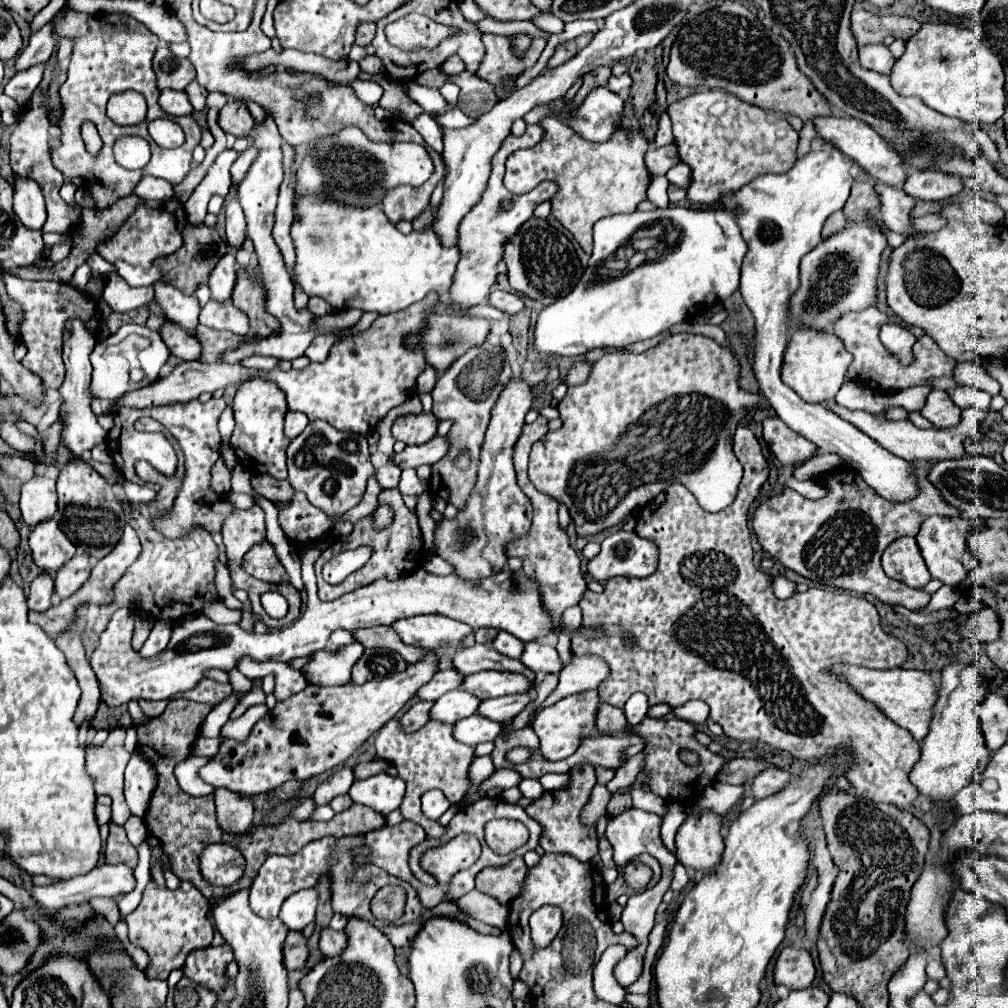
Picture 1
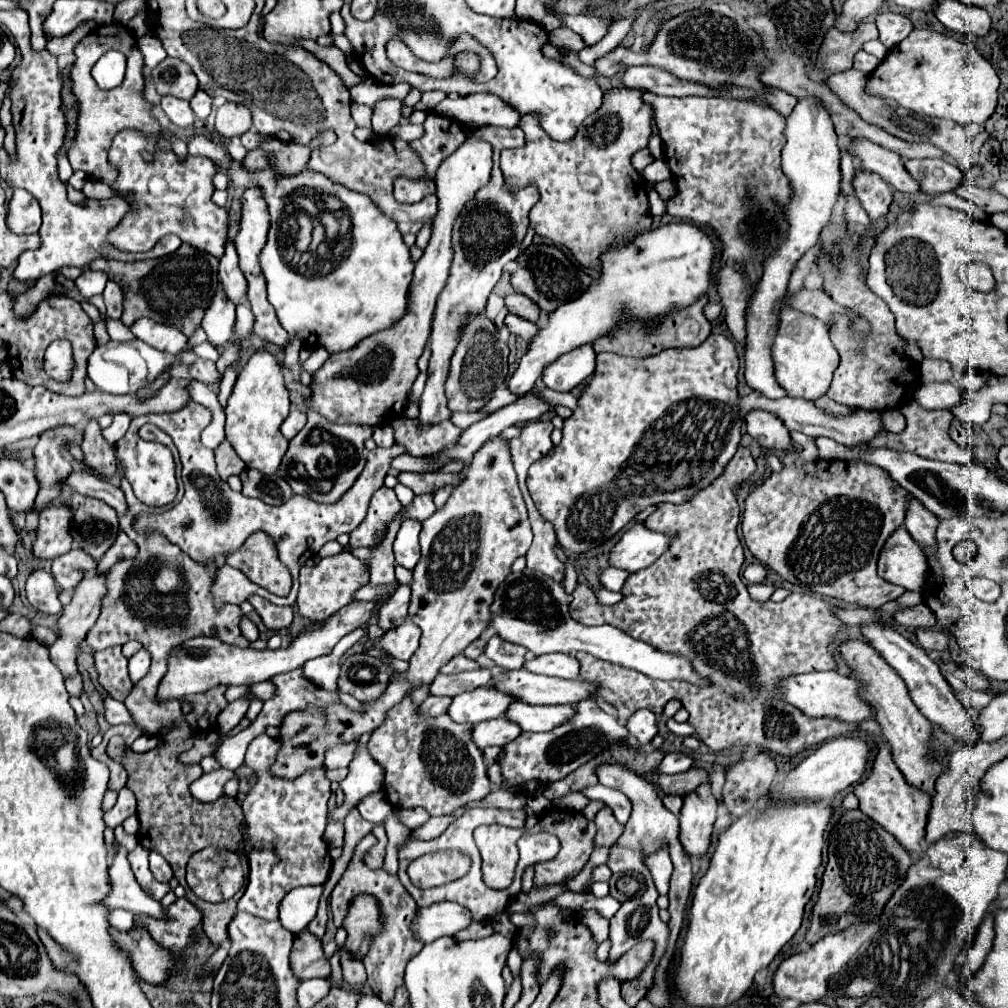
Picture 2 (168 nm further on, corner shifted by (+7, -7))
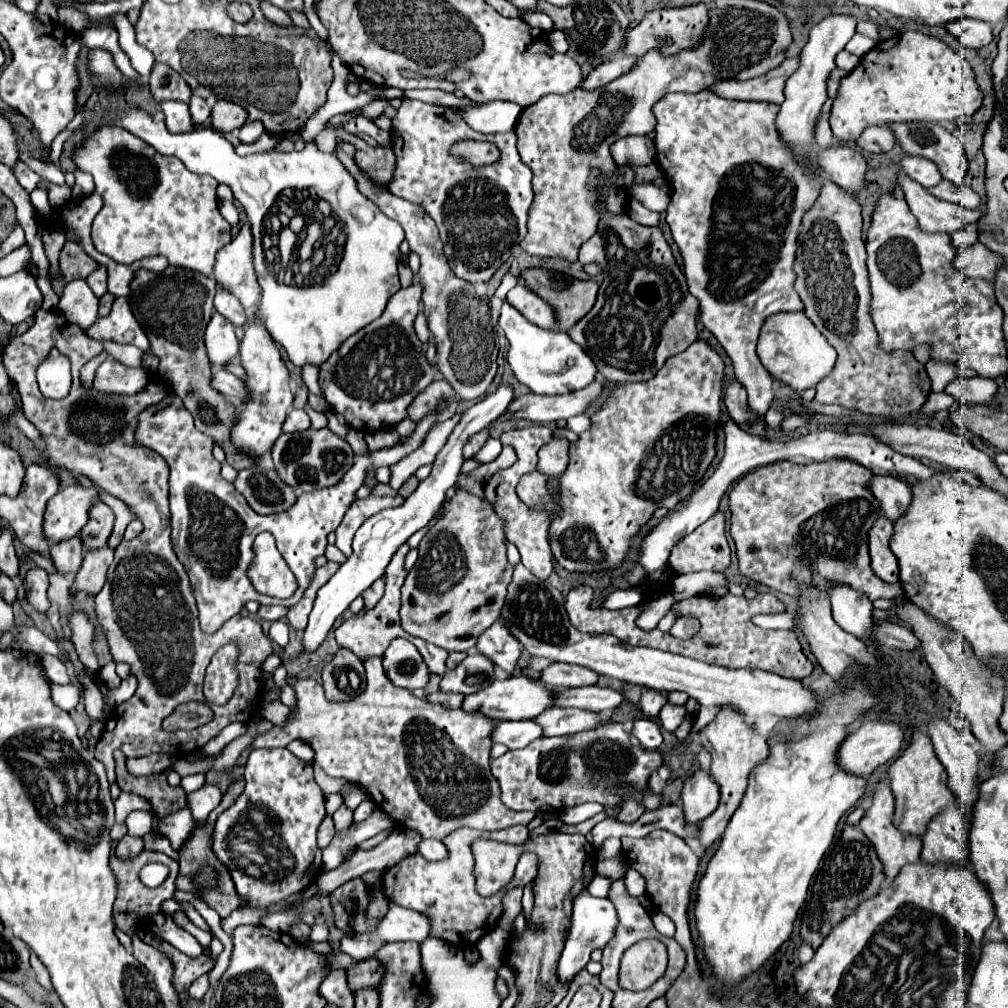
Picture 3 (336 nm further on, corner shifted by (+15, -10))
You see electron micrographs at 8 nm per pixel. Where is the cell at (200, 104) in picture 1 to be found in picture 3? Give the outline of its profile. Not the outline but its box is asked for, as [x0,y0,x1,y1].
[188,96,210,124]

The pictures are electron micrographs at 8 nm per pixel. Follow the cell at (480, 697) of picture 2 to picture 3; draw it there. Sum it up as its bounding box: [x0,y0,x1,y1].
[462,676,554,722]

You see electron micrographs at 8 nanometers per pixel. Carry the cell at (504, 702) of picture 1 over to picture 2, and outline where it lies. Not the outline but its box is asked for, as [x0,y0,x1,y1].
[506,703,574,731]

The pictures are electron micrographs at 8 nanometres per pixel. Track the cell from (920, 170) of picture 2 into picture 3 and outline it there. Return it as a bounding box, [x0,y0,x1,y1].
[900,156,942,188]

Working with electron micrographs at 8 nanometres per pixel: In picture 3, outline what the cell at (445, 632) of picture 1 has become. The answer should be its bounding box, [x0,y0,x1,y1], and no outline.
[388,638,428,690]

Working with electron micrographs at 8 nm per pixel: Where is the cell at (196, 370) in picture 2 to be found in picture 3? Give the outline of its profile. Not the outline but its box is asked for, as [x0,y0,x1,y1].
[210,370,246,404]

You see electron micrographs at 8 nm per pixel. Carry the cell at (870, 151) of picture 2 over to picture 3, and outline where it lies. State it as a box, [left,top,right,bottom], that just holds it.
[896,172,984,234]

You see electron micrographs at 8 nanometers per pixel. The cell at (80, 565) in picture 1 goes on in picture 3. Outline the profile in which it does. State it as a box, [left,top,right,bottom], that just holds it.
[50,536,82,576]

